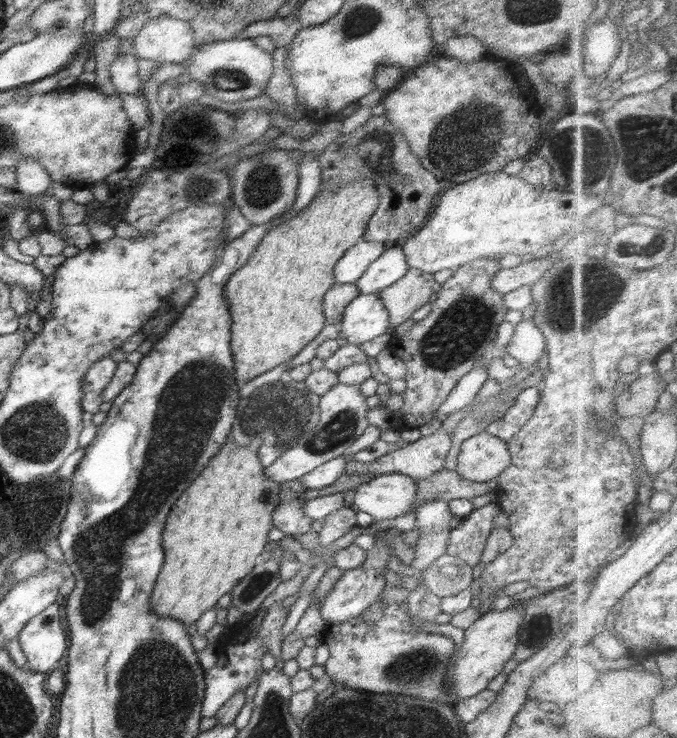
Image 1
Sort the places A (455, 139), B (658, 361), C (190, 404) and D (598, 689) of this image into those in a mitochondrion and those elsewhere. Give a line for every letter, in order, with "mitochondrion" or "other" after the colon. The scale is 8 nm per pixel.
A: mitochondrion
B: other
C: mitochondrion
D: other

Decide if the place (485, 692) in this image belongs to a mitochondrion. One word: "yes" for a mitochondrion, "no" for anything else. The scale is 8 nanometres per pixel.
no

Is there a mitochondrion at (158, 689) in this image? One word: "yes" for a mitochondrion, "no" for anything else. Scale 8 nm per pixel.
yes

